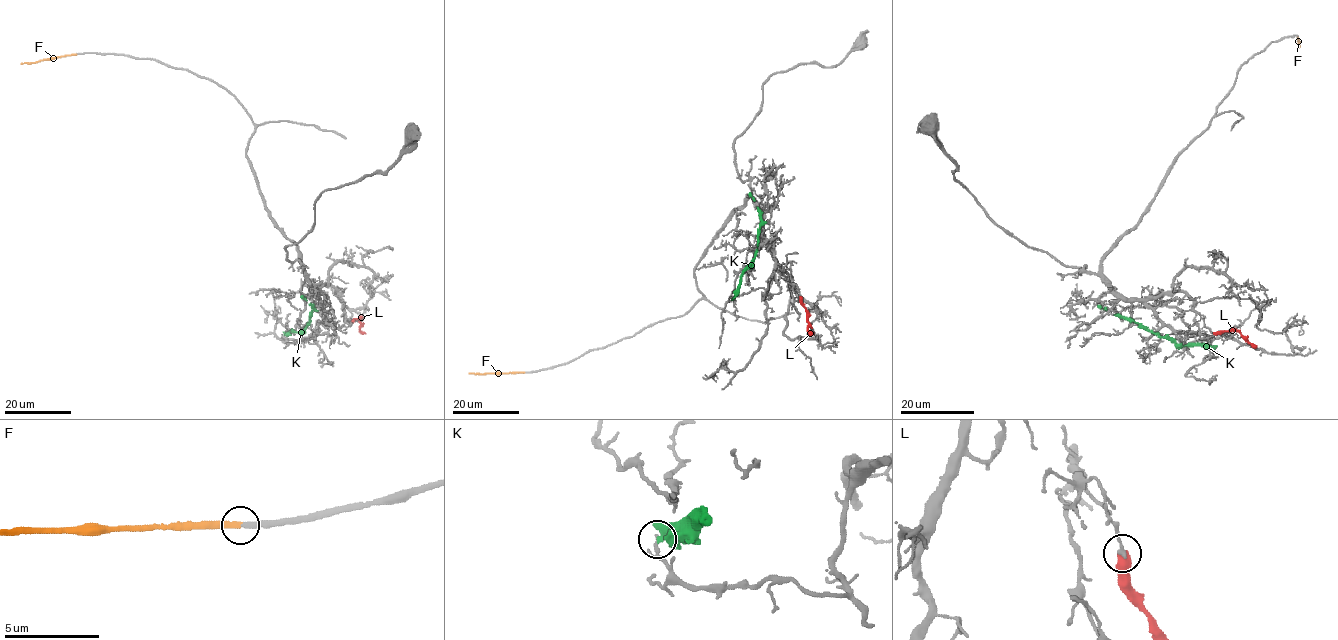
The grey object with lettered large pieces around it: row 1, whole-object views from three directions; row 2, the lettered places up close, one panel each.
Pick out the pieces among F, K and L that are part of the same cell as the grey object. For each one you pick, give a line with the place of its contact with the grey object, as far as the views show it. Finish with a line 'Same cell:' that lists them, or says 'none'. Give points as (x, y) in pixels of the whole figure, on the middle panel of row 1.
F: (524, 372)
Same cell: F

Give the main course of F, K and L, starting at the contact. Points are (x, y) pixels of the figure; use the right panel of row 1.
F: (1298, 36), (1298, 48)
K: (1215, 348), (1178, 345), (1172, 339), (1161, 337), (1097, 305)
L: (1214, 334), (1237, 330), (1255, 347)

